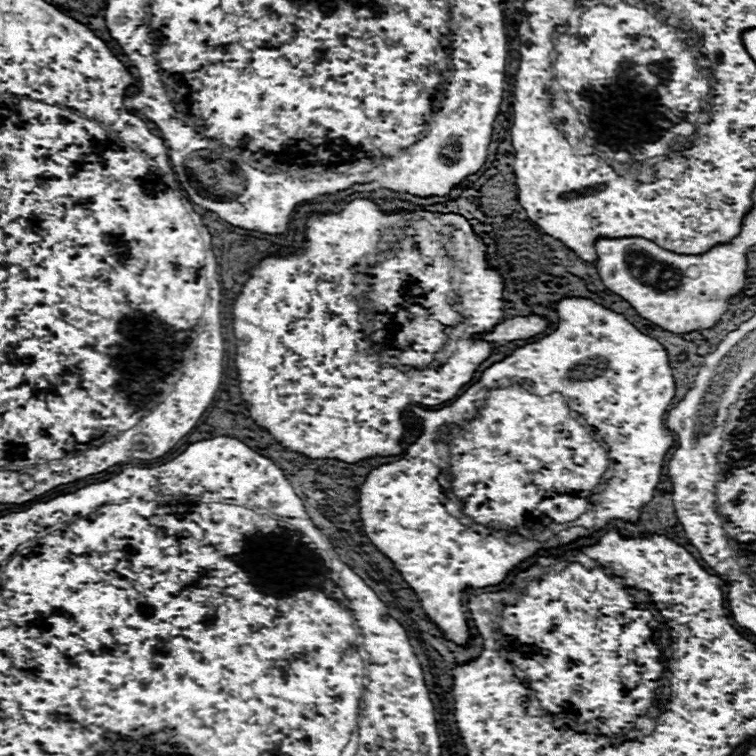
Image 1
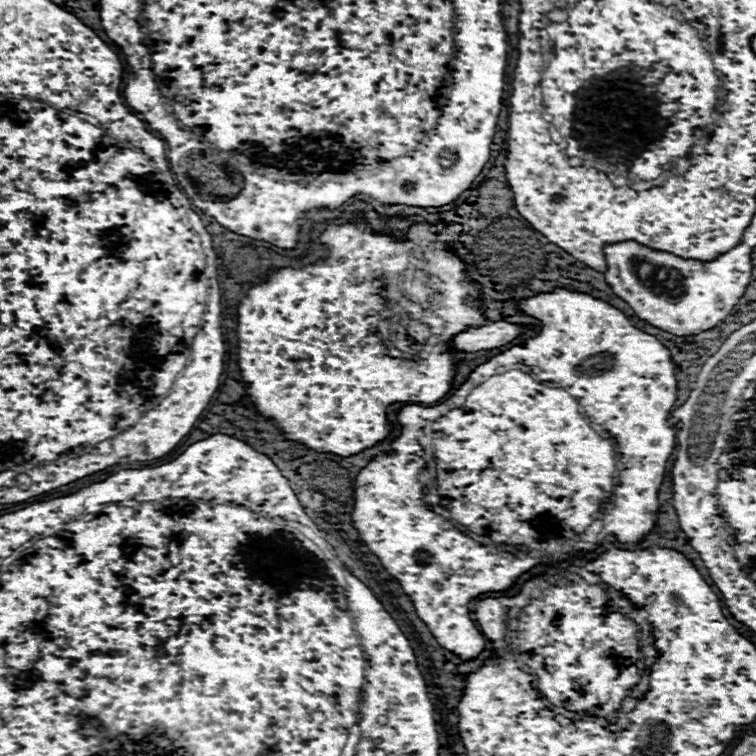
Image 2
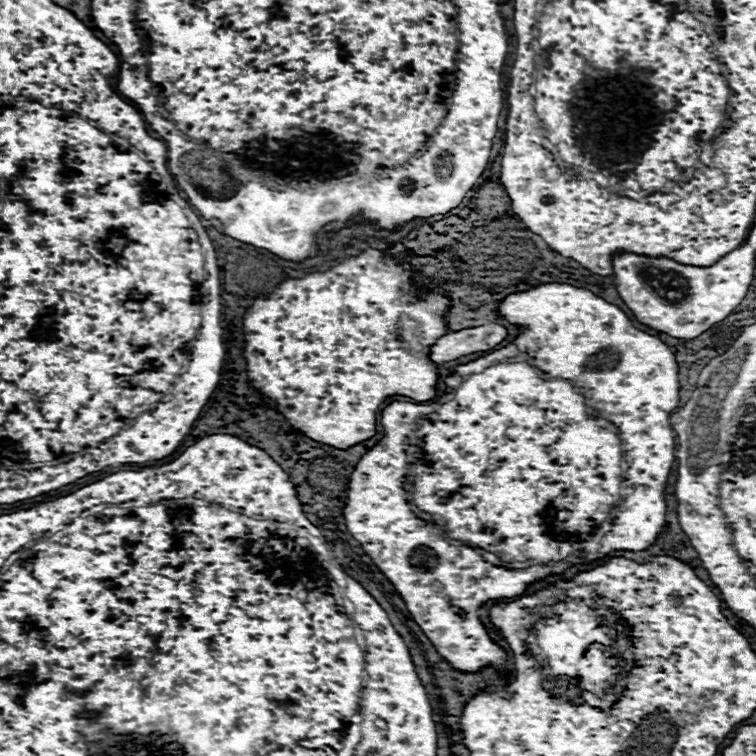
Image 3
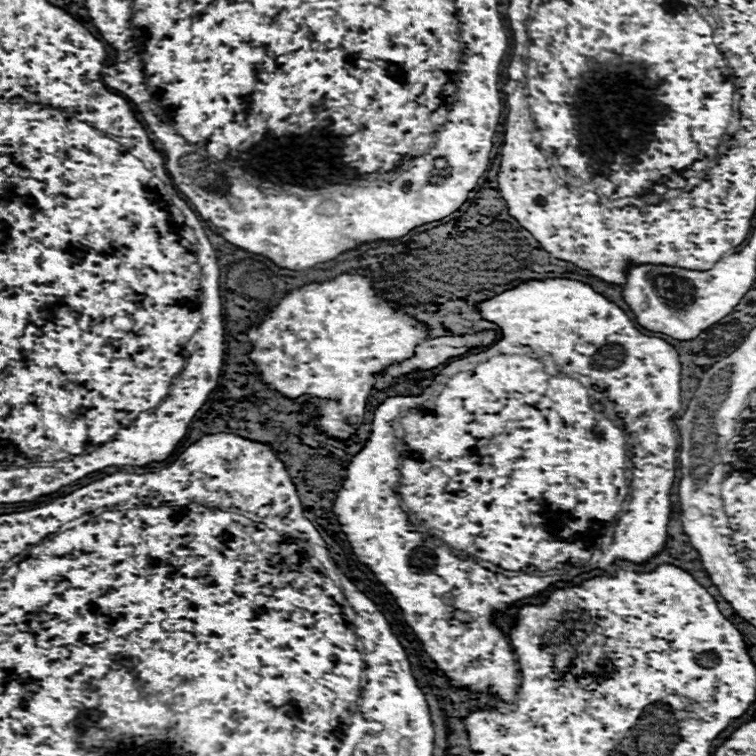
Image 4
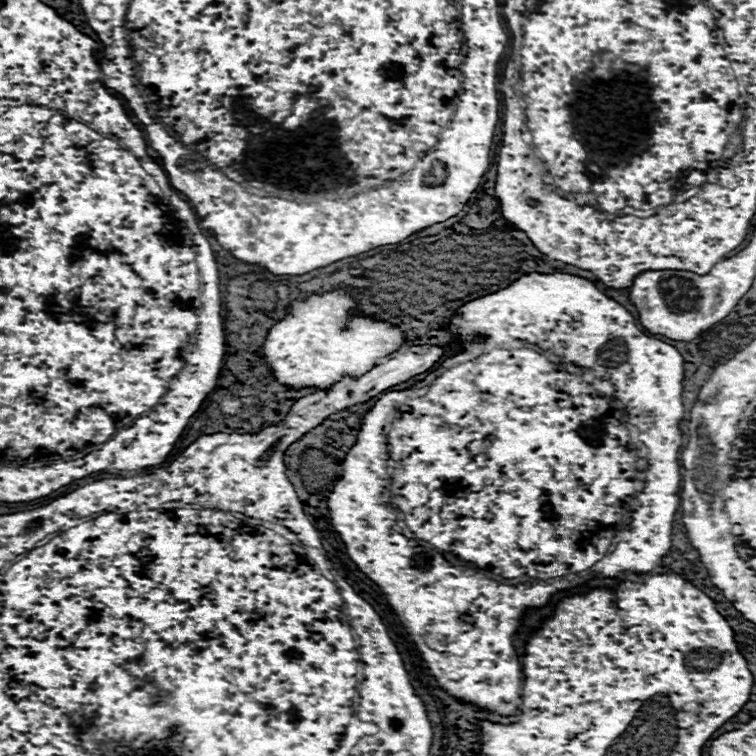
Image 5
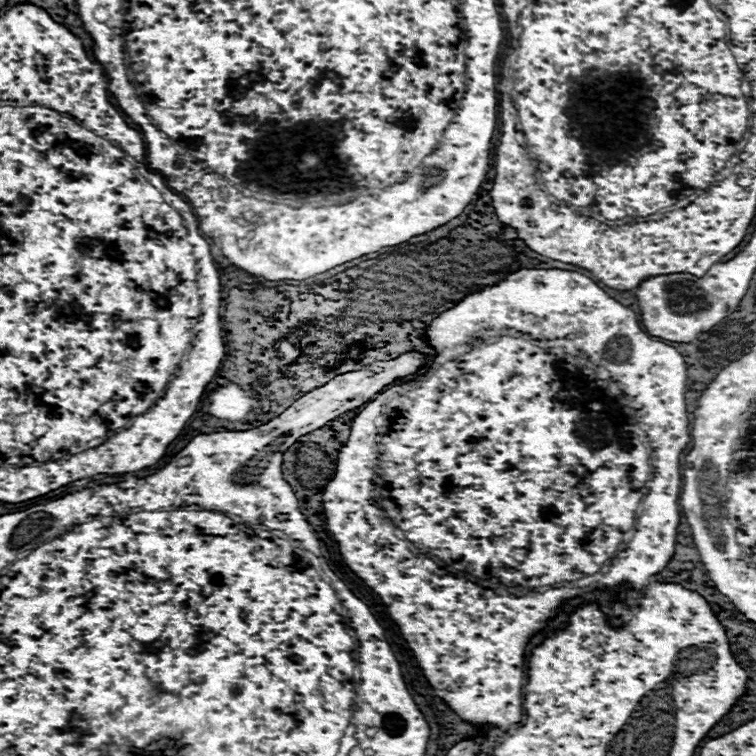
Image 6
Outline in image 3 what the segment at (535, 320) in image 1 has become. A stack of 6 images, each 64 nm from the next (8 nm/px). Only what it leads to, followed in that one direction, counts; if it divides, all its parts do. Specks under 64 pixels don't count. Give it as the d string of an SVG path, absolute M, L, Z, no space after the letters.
M486 324L478 328L466 328L460 332L446 334L438 338L430 346L430 360L434 364L444 364L448 360L456 360L466 354L474 352L486 352L492 350L496 344L500 344L506 338L506 328L498 324Z

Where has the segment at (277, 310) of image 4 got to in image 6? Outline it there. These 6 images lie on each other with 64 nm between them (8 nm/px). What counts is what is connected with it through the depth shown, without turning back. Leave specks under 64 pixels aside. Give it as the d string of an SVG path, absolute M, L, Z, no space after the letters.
M282 340L280 346L278 346L278 350L280 350L280 362L282 362L282 364L288 364L288 362L292 362L296 356L300 356L300 350L294 346L294 342Z

